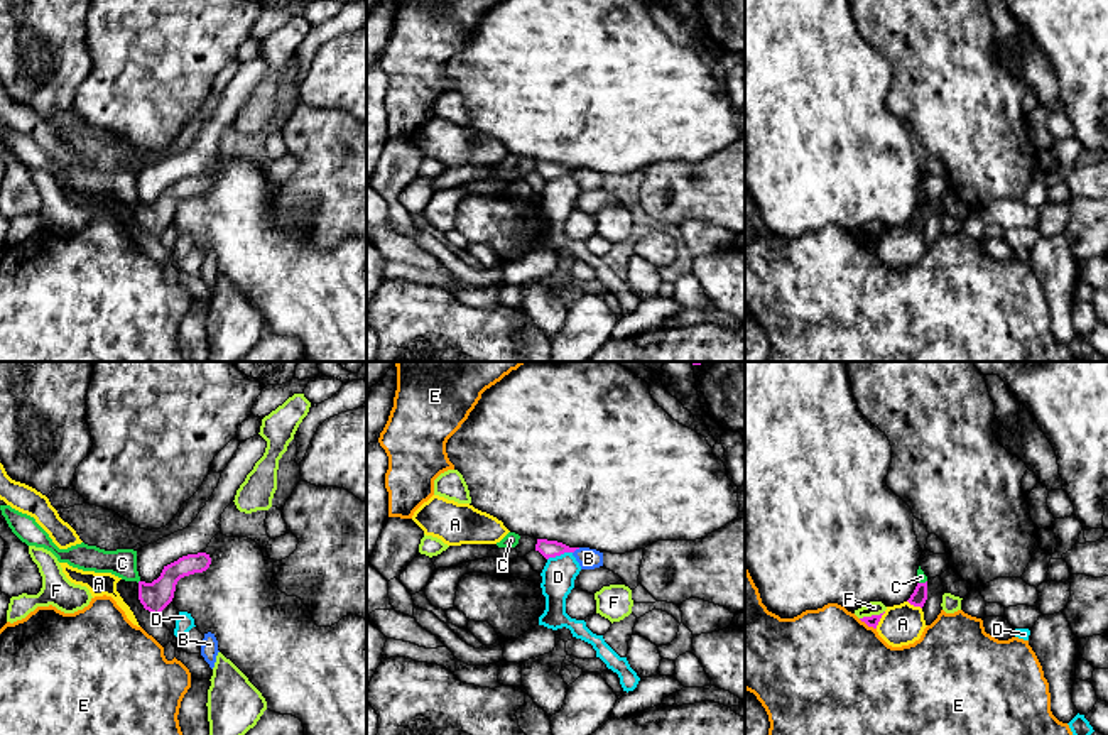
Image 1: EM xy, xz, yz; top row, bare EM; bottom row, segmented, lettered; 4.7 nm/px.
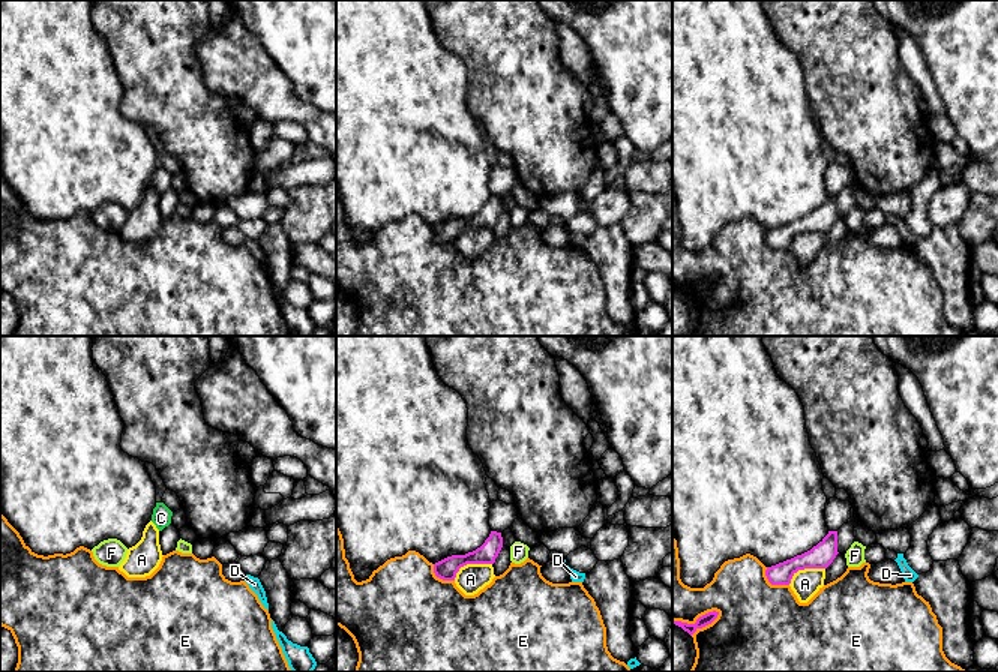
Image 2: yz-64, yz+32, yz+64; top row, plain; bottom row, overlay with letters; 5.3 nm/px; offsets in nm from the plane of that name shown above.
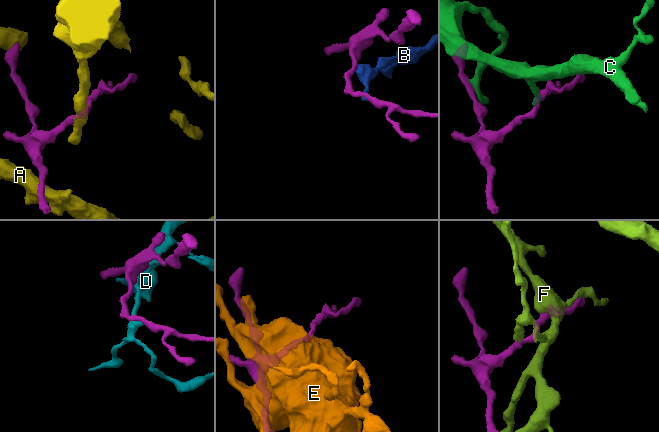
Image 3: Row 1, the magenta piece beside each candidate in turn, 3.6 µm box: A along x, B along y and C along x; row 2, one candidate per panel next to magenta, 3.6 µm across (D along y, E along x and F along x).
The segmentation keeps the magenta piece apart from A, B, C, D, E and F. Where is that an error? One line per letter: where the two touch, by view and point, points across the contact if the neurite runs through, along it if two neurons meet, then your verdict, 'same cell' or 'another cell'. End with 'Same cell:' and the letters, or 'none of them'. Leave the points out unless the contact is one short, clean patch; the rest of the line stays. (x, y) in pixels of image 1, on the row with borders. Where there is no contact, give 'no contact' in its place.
A: yz (879, 620) | along yz (885, 612), (875, 627) | another cell
B: xz (576, 548) | along xz (580, 548), (573, 553) | another cell
C: yz (923, 583) | along yz (926, 580), (919, 583) | another cell
D: xz (559, 555) | another cell
E: yz (867, 624) | another cell
F: yz (872, 615) | another cell
Same cell: none of them

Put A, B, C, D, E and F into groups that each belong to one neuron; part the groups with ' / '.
A / B / C / D / E / F

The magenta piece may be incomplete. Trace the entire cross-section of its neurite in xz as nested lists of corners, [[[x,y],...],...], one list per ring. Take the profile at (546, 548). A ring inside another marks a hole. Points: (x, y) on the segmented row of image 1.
[[[537,539],[535,551],[539,551],[546,559],[561,556],[564,553],[574,553],[579,547],[569,547],[557,541]]]

